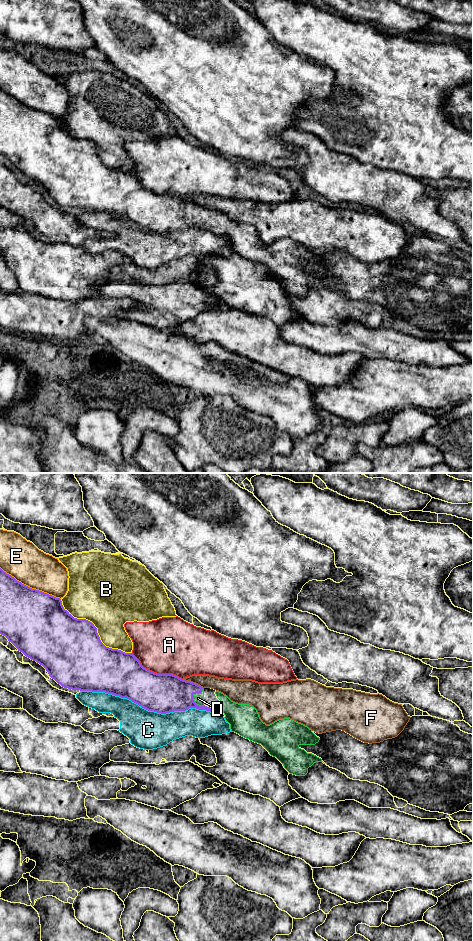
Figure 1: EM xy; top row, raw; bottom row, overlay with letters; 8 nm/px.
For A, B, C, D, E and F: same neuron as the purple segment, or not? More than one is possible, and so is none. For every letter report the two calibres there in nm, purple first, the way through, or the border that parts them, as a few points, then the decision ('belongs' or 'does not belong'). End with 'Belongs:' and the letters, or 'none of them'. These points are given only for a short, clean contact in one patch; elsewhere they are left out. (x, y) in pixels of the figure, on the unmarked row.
A: 320/460 nm | does not belong
B: 480/440 nm | does not belong
C: 320/320 nm | does not belong
D: 320/80 nm | belongs
E: 480/320 nm | does not belong
F: 320/120 nm | does not belong
Belongs: D

